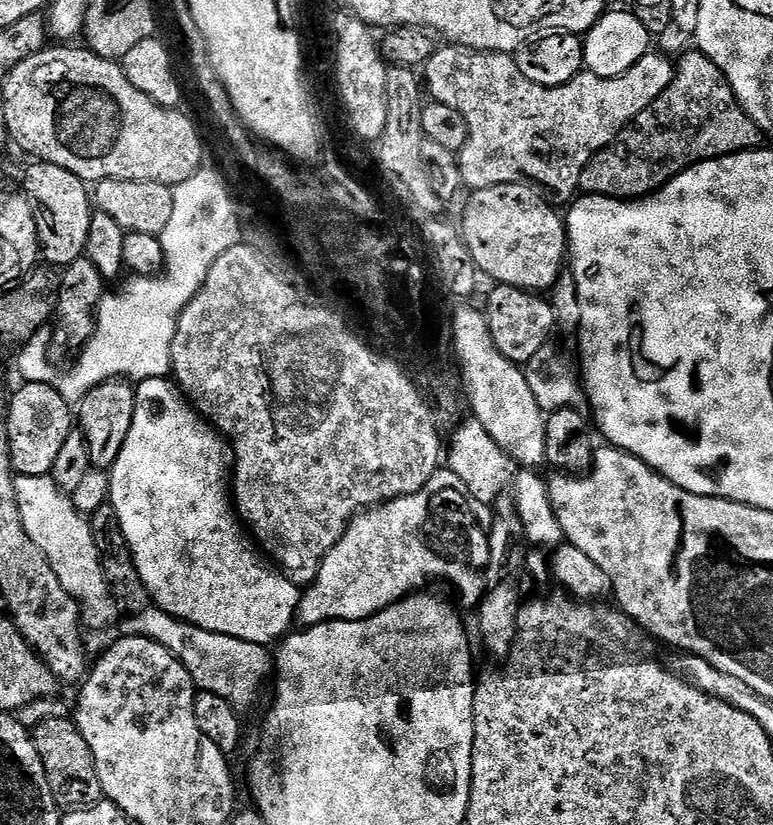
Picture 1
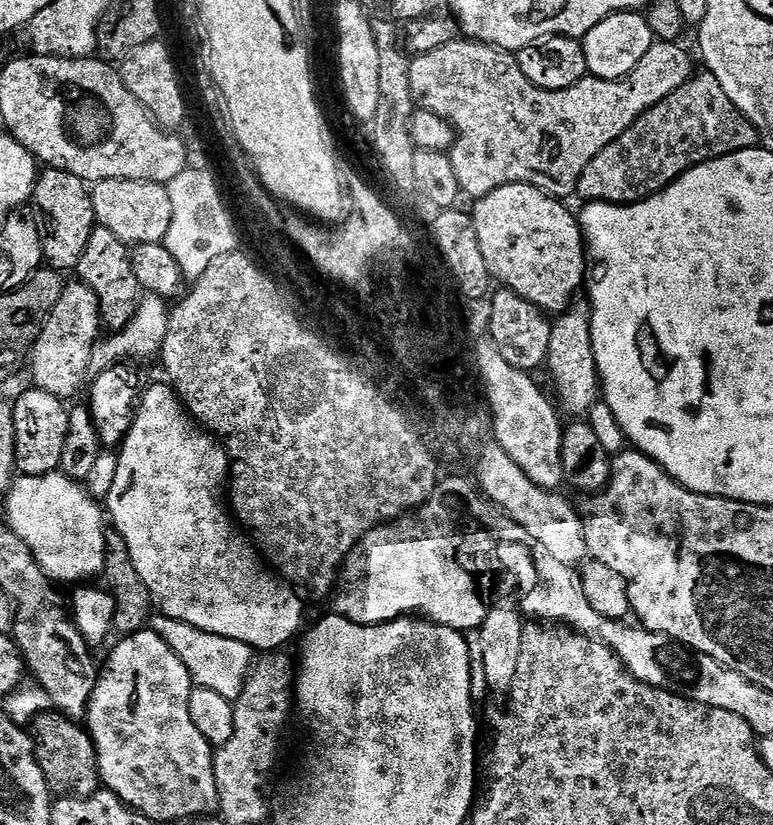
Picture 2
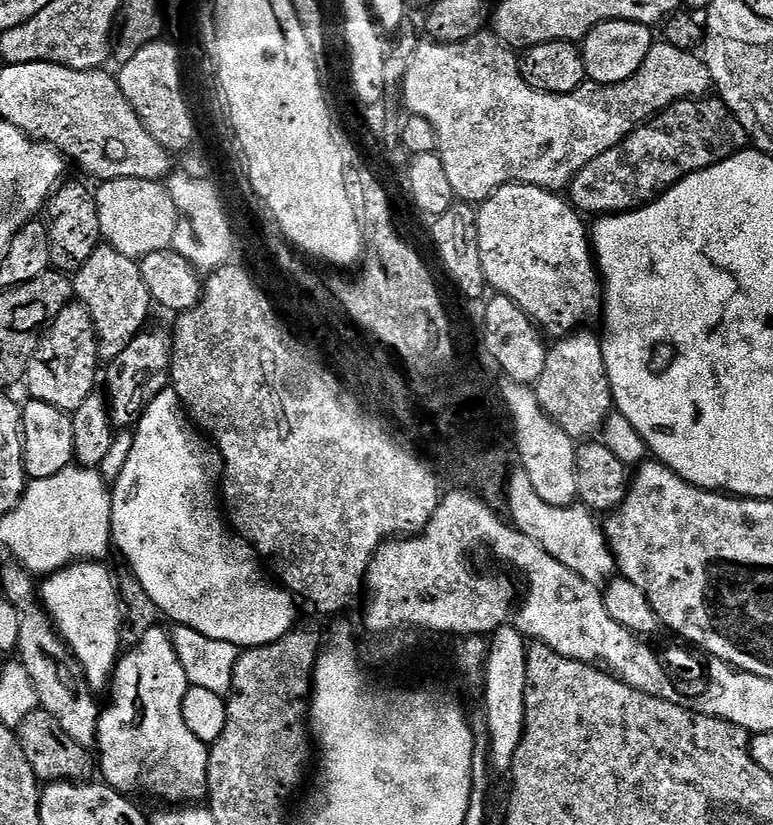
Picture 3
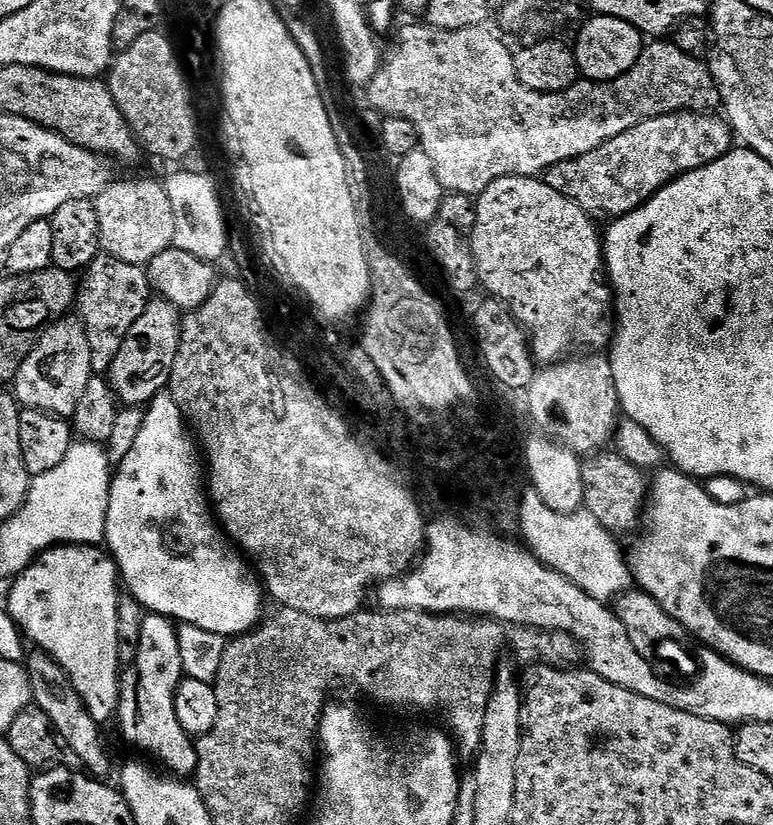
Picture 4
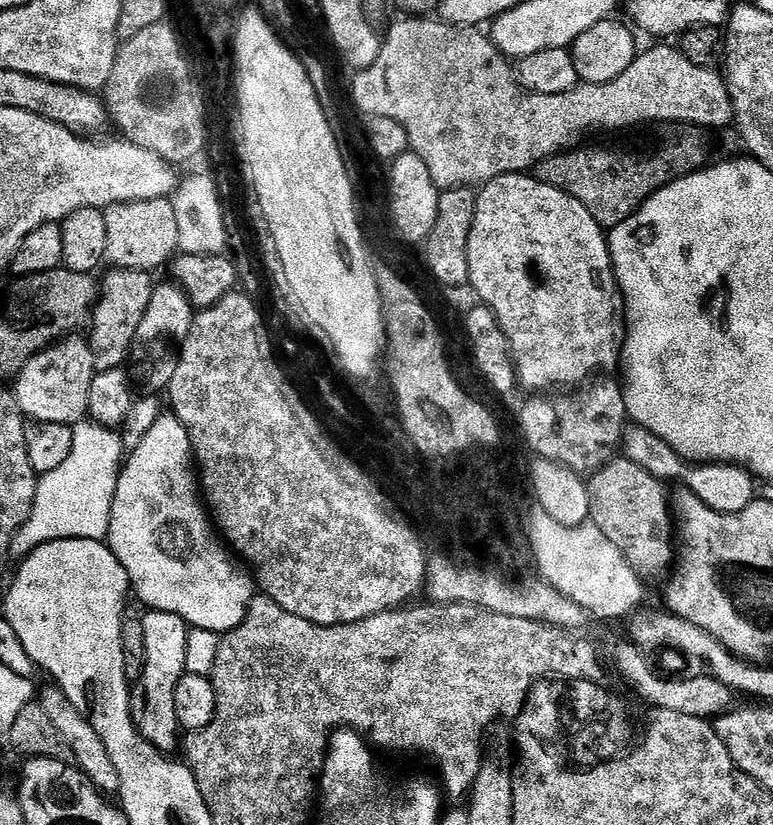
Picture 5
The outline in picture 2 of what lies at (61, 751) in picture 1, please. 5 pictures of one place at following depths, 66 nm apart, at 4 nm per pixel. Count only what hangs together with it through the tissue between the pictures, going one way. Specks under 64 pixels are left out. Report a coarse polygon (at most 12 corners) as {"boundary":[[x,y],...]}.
{"boundary":[[55,710],[30,721],[32,753],[57,797],[101,787],[96,747]]}

